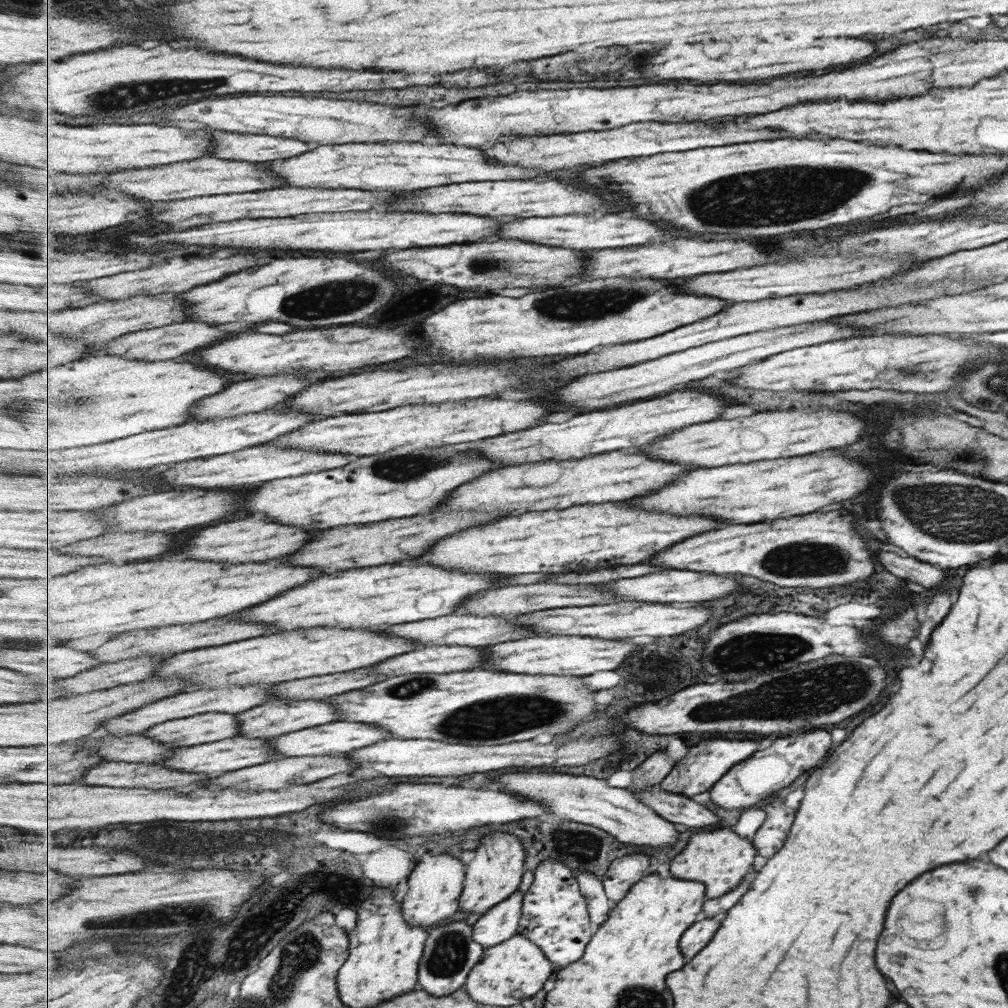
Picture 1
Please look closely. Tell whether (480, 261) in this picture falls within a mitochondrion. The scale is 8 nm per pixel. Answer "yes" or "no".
yes

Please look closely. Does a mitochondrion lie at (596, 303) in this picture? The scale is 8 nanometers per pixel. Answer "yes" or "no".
yes

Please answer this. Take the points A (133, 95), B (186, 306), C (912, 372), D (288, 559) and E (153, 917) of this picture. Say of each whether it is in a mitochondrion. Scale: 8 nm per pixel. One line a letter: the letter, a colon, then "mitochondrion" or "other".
A: mitochondrion
B: other
C: mitochondrion
D: other
E: mitochondrion

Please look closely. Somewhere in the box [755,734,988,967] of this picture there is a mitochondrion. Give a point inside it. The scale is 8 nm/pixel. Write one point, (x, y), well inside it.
(973, 891)

